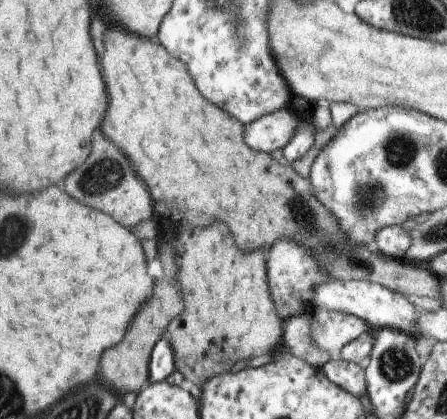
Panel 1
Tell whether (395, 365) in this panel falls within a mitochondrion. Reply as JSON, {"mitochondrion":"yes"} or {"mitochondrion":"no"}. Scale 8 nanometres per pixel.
{"mitochondrion":"yes"}

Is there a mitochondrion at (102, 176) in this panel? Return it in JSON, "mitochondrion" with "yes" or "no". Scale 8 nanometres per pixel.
{"mitochondrion":"yes"}

